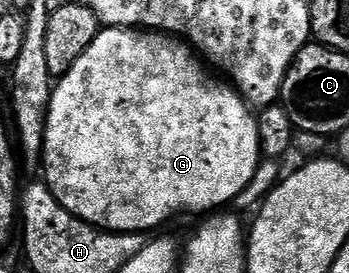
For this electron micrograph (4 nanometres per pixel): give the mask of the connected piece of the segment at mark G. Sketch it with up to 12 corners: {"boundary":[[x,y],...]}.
{"boundary":[[103,27],[55,83],[44,180],[80,219],[210,214],[264,155],[237,88]]}

